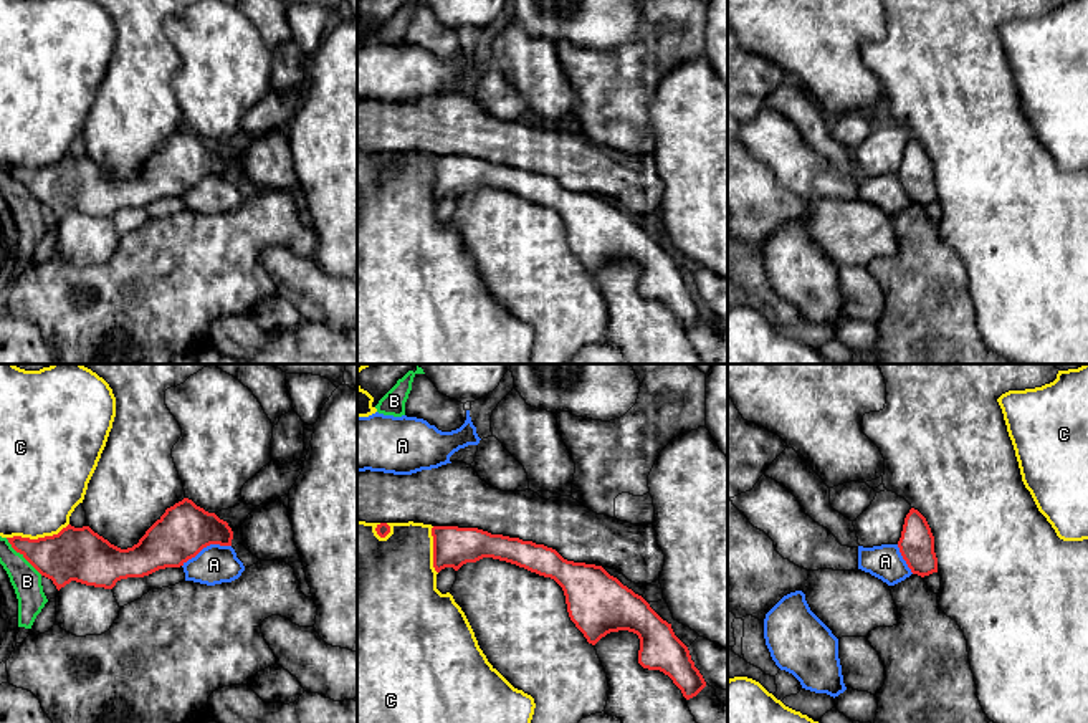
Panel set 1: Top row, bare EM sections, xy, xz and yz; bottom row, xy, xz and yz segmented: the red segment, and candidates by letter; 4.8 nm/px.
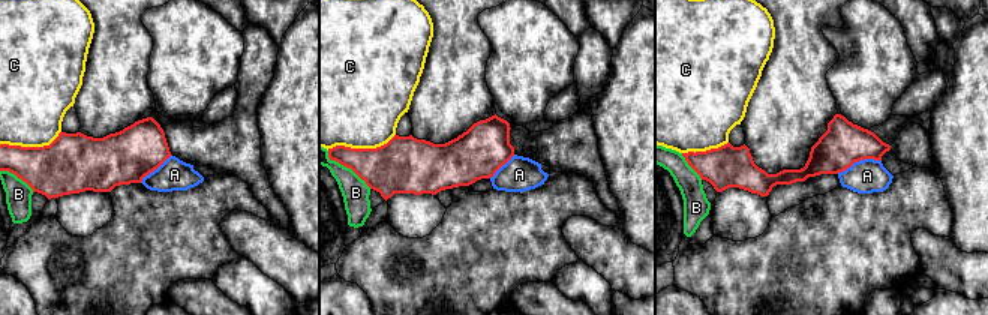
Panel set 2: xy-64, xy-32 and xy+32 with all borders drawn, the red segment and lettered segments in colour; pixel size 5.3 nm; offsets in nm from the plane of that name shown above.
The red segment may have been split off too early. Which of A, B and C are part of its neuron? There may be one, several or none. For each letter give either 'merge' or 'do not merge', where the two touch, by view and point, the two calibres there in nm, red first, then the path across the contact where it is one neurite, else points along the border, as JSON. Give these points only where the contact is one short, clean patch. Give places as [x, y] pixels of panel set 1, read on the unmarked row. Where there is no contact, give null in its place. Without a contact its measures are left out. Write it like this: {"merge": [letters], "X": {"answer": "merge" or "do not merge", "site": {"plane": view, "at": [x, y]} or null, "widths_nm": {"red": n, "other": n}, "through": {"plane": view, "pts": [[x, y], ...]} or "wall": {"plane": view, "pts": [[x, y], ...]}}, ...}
{"merge": [], "A": {"answer": "do not merge", "site": {"plane": "xy", "at": [205, 176]}, "widths_nm": {"red": 260, "other": 190}}, "B": {"answer": "do not merge", "site": {"plane": "xy", "at": [23, 186]}, "widths_nm": {"red": 260, "other": 140}}, "C": {"answer": "do not merge", "site": {"plane": "xy", "at": [38, 167]}, "widths_nm": {"red": 260, "other": 400}}}

